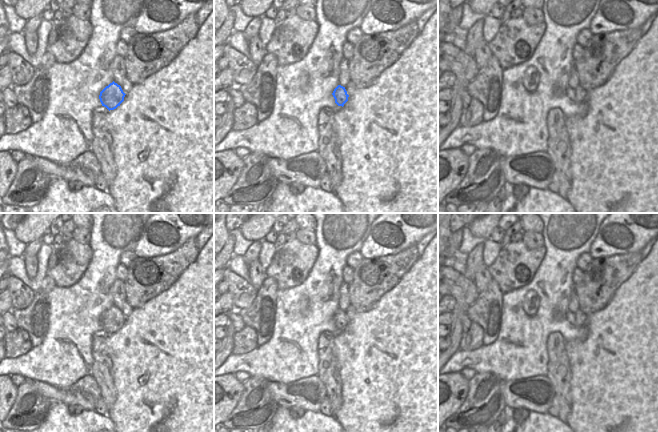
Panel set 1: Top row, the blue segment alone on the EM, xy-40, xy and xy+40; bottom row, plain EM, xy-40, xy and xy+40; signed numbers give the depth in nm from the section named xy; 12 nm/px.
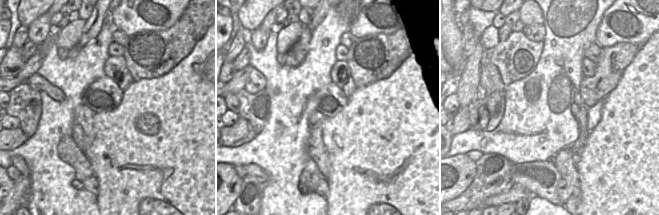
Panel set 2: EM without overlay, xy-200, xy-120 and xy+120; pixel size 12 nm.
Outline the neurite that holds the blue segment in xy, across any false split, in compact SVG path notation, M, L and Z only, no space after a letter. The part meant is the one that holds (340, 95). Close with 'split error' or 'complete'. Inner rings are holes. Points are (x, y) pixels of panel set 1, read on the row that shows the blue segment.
M338 85L333 93L332 93L334 99L335 99L335 103L338 106L344 106L344 104L348 101L348 97L349 95L347 94L347 91L345 89L345 87Z; complete

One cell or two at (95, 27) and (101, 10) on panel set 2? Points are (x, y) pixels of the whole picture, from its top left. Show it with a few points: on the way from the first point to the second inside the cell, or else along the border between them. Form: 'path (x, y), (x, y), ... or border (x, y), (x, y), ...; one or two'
path (96, 23), (99, 14); one

